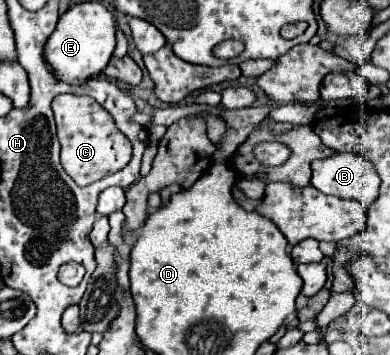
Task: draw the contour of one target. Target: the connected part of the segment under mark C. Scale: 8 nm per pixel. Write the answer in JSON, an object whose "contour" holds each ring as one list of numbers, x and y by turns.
{"contour":[[59,95,53,101,57,137,61,143,61,165,67,175,81,187,121,171,131,161,131,143,117,131,111,115,93,99,83,95]]}

